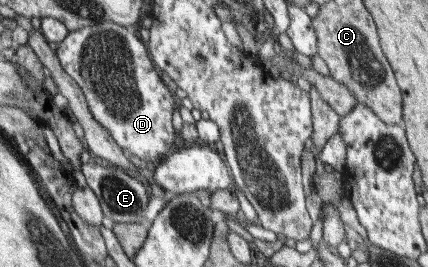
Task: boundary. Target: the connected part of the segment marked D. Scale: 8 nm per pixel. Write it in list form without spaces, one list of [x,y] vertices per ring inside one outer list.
[[[102,22],[73,31],[56,50],[63,70],[76,81],[84,93],[86,103],[94,120],[112,137],[112,140],[127,154],[145,162],[157,162],[160,155],[168,155],[174,143],[172,111],[176,109],[172,93],[158,77],[144,43],[130,33],[128,28],[112,22]]]

